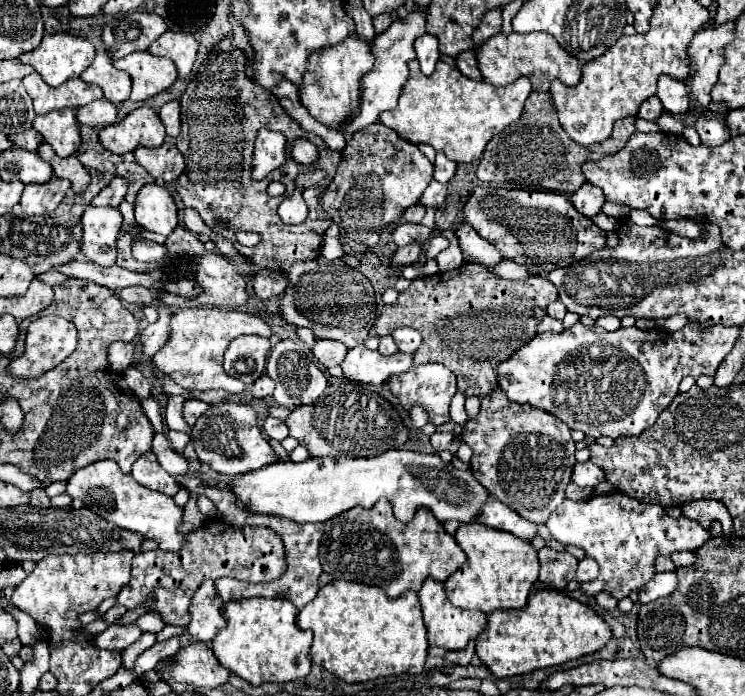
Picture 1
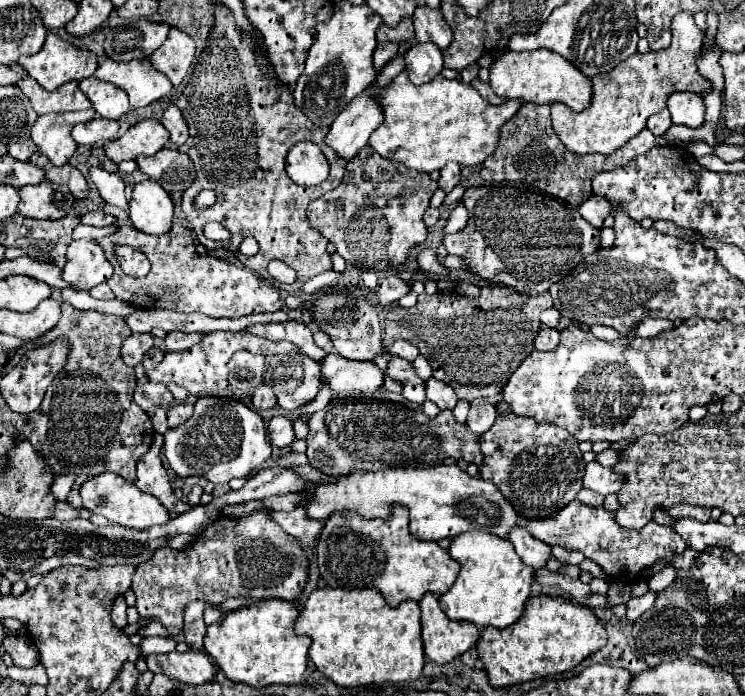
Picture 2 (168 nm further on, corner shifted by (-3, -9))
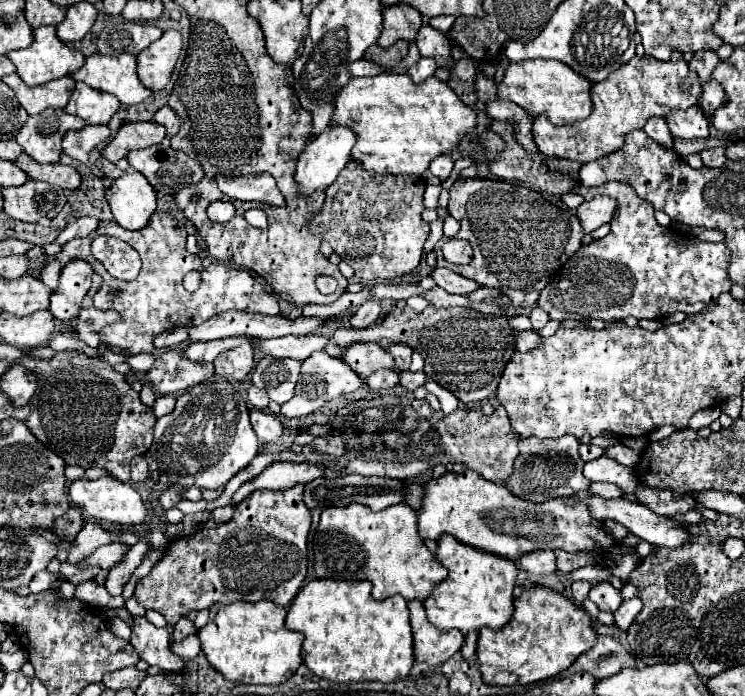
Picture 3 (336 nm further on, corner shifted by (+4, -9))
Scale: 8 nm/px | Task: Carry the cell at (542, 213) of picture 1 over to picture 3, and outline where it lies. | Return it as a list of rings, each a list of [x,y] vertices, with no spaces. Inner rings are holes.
[[[475,177],[457,179],[449,189],[449,195],[449,215],[461,223],[457,237],[469,239],[475,257],[467,267],[447,263],[441,255],[441,245],[445,243],[445,239],[441,239],[435,247],[437,265],[473,279],[479,285],[501,289],[515,307],[533,307],[539,293],[549,283],[551,273],[581,247],[585,233],[575,211],[563,203],[553,205],[529,187]]]

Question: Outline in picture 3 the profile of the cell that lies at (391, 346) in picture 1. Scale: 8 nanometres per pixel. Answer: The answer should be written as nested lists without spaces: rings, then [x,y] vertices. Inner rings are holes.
[[[403,371],[399,373],[399,379],[401,379],[401,385],[409,391],[415,391],[417,387],[421,387],[425,381],[427,381],[427,375],[425,371],[417,371],[417,373],[411,373],[411,371]]]

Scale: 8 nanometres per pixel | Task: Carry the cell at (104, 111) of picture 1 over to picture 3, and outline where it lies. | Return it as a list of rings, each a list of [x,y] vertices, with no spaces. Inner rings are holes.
[[[85,125],[79,131],[69,131],[63,137],[63,153],[87,163],[87,155],[97,145],[105,143],[109,139],[109,127],[107,125]]]

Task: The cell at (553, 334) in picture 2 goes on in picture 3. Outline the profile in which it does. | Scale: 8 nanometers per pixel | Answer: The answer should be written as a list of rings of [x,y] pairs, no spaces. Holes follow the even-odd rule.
[[[521,331],[521,333],[515,335],[515,351],[527,353],[529,349],[537,347],[539,339],[541,339],[541,337],[539,337],[535,331]]]

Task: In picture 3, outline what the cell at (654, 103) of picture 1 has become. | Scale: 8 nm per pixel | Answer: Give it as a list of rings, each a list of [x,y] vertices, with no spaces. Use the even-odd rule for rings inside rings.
[[[651,117],[643,129],[645,129],[645,133],[647,133],[655,143],[659,143],[661,147],[673,151],[673,135],[669,133],[665,119],[661,119],[661,117]]]

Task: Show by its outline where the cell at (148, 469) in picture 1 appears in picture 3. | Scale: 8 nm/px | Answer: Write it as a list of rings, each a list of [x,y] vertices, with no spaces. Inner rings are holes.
[[[137,455],[131,459],[131,481],[139,483],[145,481],[149,477],[149,467],[147,467],[147,459]]]

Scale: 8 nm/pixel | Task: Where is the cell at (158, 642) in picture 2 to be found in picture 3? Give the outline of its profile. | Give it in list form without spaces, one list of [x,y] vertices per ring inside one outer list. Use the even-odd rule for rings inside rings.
[[[189,635],[189,637],[185,637],[183,643],[177,643],[177,645],[173,647],[173,653],[177,653],[177,655],[179,655],[181,659],[185,659],[185,661],[197,657],[197,655],[201,653],[201,643],[199,643],[197,635]]]

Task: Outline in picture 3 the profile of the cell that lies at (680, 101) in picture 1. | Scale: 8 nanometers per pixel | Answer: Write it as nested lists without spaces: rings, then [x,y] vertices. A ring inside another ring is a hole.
[[[689,107],[673,111],[665,117],[669,131],[677,139],[707,139],[709,137],[709,121],[701,109]]]

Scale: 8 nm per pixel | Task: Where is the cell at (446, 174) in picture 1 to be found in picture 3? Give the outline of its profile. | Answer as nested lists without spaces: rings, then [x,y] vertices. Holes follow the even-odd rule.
[[[439,155],[437,159],[433,159],[433,163],[429,163],[429,171],[437,175],[441,181],[445,181],[451,175],[451,169],[453,169],[453,159],[449,155]]]

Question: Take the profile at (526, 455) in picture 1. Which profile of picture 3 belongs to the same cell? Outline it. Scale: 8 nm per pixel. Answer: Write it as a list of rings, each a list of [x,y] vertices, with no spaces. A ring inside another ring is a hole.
[[[565,435],[559,439],[527,437],[519,441],[519,451],[521,455],[515,459],[513,475],[509,477],[505,487],[509,487],[511,493],[521,499],[543,503],[549,499],[575,495],[577,491],[583,491],[591,485],[591,481],[585,479],[581,471],[583,461],[579,457],[579,441],[573,439],[573,435]]]

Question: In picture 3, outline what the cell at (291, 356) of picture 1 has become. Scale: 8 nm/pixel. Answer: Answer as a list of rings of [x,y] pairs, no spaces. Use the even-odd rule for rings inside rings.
[[[261,357],[253,369],[253,385],[269,393],[271,401],[289,401],[299,379],[301,361]]]

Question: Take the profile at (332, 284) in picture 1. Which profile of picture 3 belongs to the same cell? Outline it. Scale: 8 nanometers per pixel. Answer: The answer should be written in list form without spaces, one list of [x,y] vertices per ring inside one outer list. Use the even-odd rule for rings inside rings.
[[[353,343],[345,349],[343,361],[357,373],[361,379],[367,379],[377,369],[393,369],[393,357],[377,343]]]

